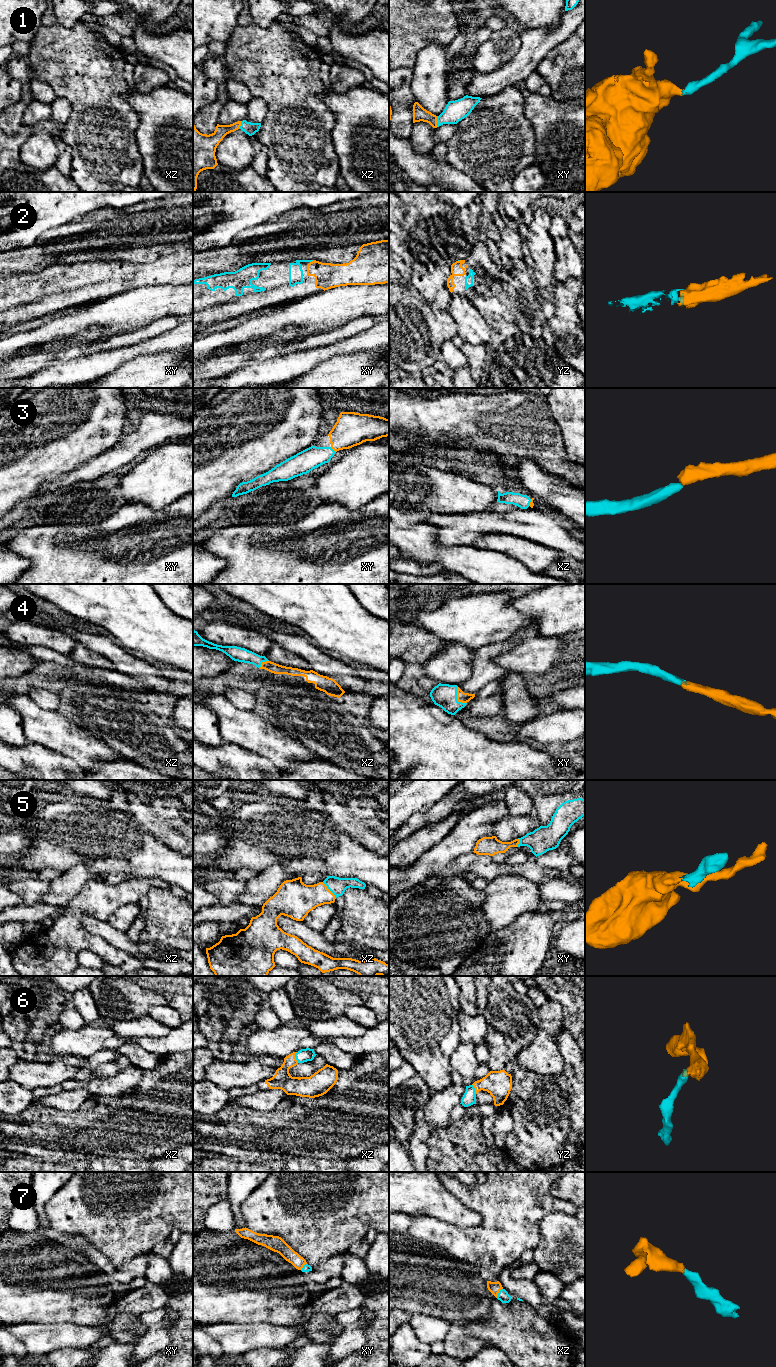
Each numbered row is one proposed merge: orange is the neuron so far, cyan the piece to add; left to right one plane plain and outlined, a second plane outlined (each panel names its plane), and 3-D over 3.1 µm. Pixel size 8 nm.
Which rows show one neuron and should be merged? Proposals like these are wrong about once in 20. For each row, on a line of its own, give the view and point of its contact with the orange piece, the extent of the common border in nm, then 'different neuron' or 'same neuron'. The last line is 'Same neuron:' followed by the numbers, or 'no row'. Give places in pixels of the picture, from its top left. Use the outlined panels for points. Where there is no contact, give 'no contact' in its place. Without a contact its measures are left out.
1: contact xy (437, 121); length 90 nm; same neuron
2: contact xy (312, 261); length 40 nm; same neuron
3: contact xy (333, 449); length 60 nm; same neuron
4: contact xy (457, 697); length 160 nm; same neuron
5: contact xz (329, 890); length 170 nm; same neuron
6: contact xz (295, 1057); length 90 nm; same neuron
7: contact xz (498, 1292); length 90 nm; same neuron
Same neuron: 1, 2, 3, 4, 5, 6, 7

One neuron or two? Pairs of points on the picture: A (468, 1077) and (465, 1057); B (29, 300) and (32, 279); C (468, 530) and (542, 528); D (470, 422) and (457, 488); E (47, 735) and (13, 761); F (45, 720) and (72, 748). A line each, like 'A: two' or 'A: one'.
A: one
B: one
C: one
D: two
E: two
F: one

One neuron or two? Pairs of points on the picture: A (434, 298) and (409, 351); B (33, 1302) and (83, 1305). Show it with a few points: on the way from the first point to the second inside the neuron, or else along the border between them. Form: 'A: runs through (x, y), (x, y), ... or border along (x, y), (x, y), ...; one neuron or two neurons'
A: border along (415, 287), (434, 309), (446, 311); two neurons
B: runs through (45, 1302), (71, 1302); one neuron

